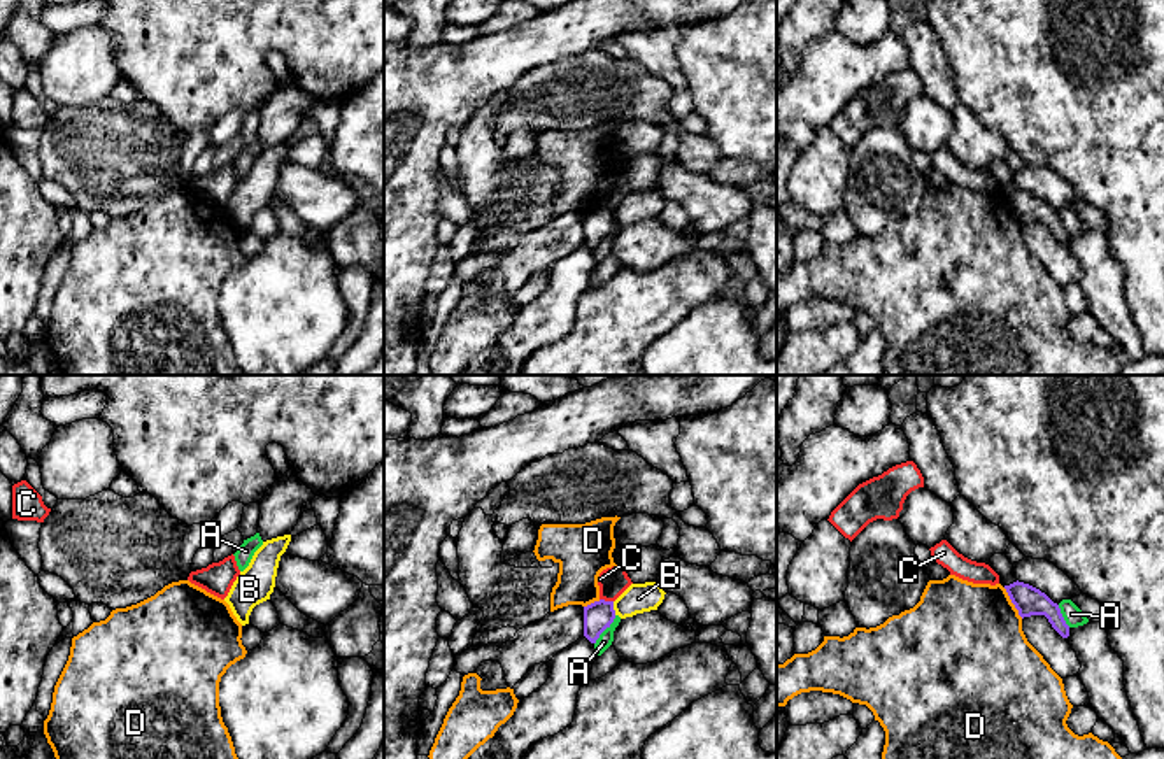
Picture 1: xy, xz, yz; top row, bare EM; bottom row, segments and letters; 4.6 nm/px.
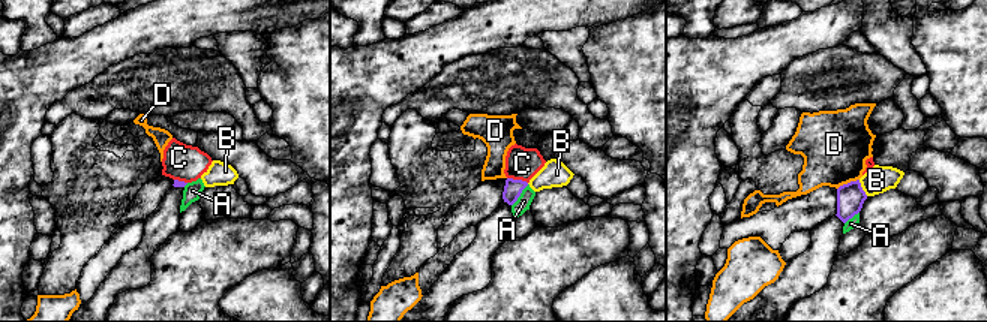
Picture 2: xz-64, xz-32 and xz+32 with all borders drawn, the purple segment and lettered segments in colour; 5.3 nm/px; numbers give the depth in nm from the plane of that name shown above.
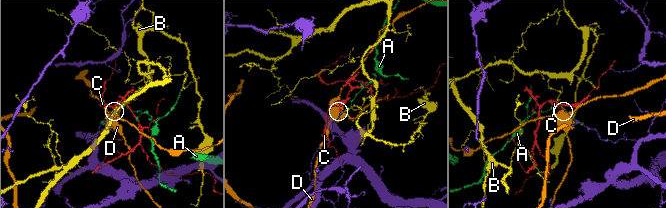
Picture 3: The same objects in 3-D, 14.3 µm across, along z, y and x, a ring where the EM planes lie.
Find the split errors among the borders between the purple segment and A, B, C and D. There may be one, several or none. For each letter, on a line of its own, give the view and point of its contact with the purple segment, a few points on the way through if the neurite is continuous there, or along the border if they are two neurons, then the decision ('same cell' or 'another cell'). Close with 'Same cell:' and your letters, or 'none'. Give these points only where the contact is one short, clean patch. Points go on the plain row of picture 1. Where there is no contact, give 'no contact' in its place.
A: xz (605, 235) | another cell
B: xz (612, 216) | another cell
C: xz (607, 209) | along xz (600, 205), (612, 209) | another cell
D: yz (1012, 209) | another cell
Same cell: none

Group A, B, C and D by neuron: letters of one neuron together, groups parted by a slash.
A / B / C / D

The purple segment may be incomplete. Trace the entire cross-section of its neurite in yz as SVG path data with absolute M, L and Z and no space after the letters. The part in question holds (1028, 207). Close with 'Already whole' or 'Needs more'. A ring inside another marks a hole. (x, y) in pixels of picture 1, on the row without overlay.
M1018 188L1004 193L1004 196L1022 226L1031 223L1045 223L1062 245L1069 244L1069 233L1066 231L1059 212L1054 210L1045 200Z. Already whole

